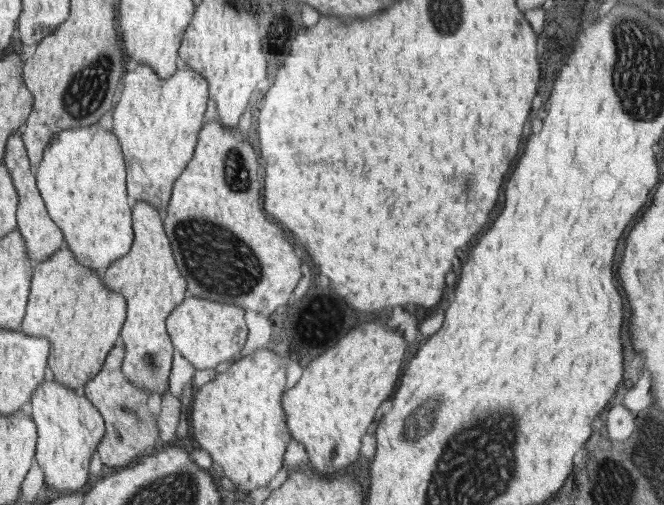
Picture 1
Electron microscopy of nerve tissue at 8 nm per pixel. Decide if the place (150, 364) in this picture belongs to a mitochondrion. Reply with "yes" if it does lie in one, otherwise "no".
yes

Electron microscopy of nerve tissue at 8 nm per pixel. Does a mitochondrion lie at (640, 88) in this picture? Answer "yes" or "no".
yes

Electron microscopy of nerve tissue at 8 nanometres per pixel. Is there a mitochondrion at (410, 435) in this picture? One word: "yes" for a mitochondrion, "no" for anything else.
yes

